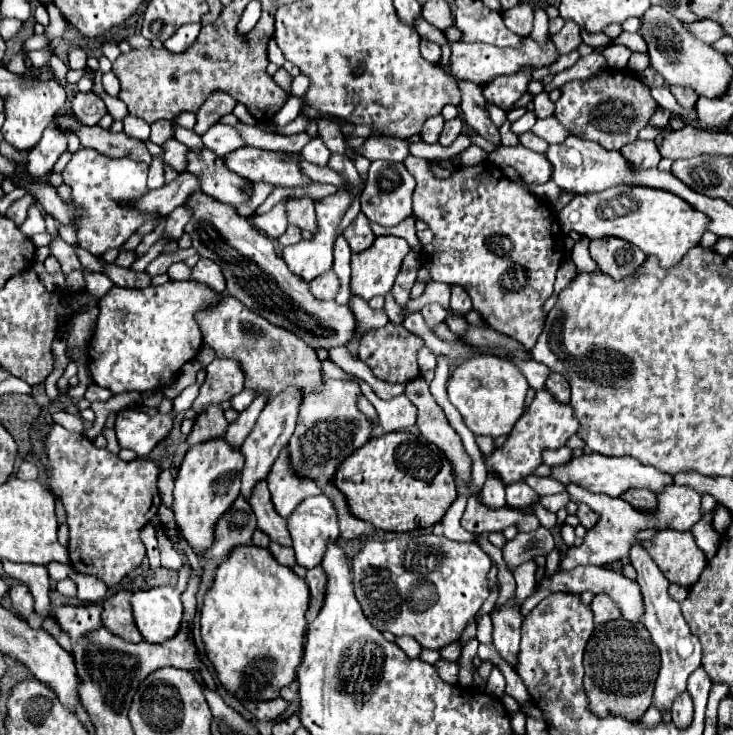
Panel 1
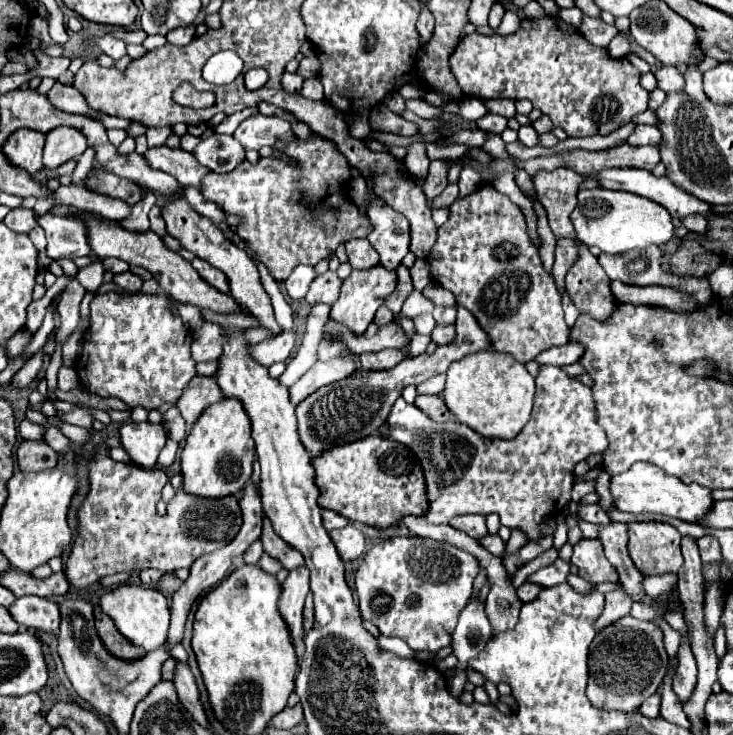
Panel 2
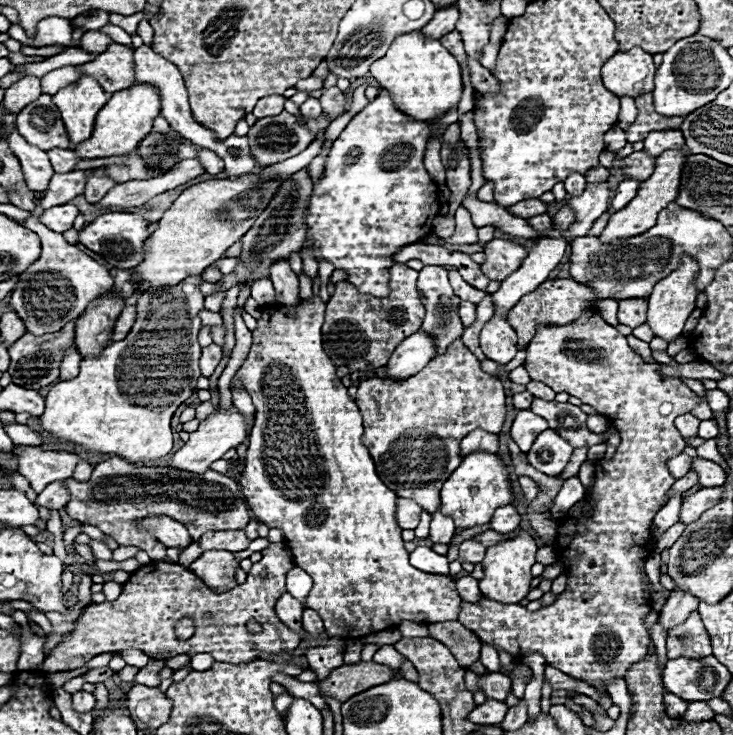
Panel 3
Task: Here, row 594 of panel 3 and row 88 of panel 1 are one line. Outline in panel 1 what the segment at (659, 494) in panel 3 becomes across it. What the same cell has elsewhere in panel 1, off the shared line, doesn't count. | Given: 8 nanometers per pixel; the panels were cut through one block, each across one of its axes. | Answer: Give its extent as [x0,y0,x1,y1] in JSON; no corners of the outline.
[554,70,658,150]

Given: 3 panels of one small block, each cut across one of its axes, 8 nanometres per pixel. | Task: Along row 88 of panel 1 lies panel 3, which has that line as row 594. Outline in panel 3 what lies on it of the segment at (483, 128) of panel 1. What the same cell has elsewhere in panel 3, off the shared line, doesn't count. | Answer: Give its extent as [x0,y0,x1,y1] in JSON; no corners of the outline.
[456,576,482,604]

